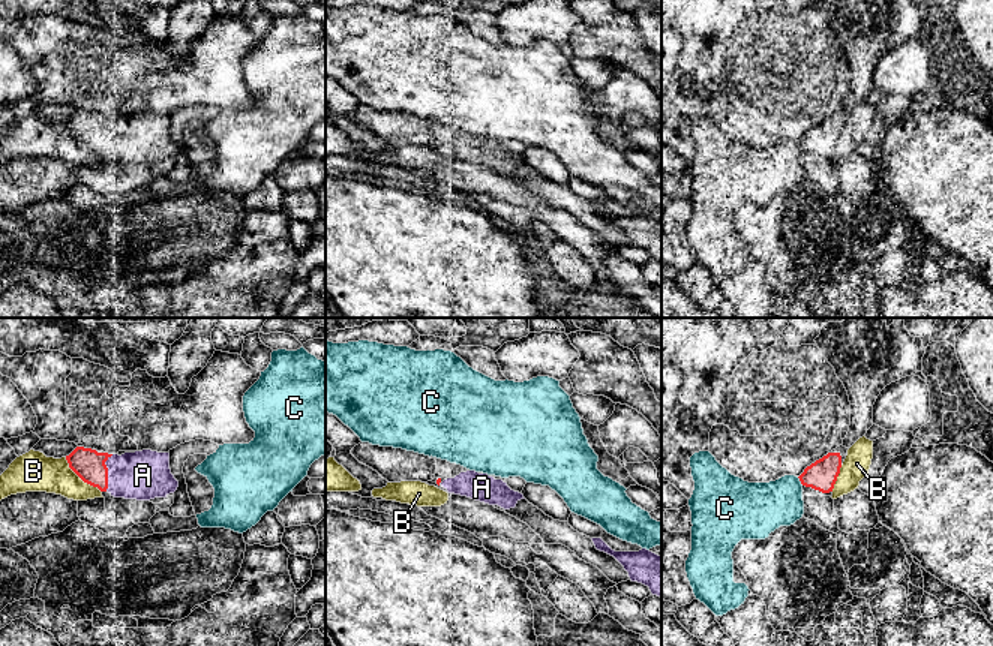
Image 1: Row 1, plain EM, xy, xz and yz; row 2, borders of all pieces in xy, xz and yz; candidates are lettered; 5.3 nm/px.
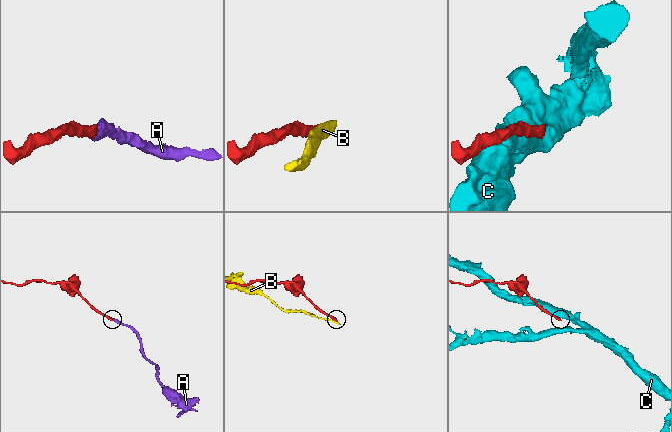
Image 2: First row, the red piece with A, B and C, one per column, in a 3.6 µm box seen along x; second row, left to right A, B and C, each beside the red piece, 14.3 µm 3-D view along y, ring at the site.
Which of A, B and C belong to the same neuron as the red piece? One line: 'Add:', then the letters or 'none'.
Add: A

